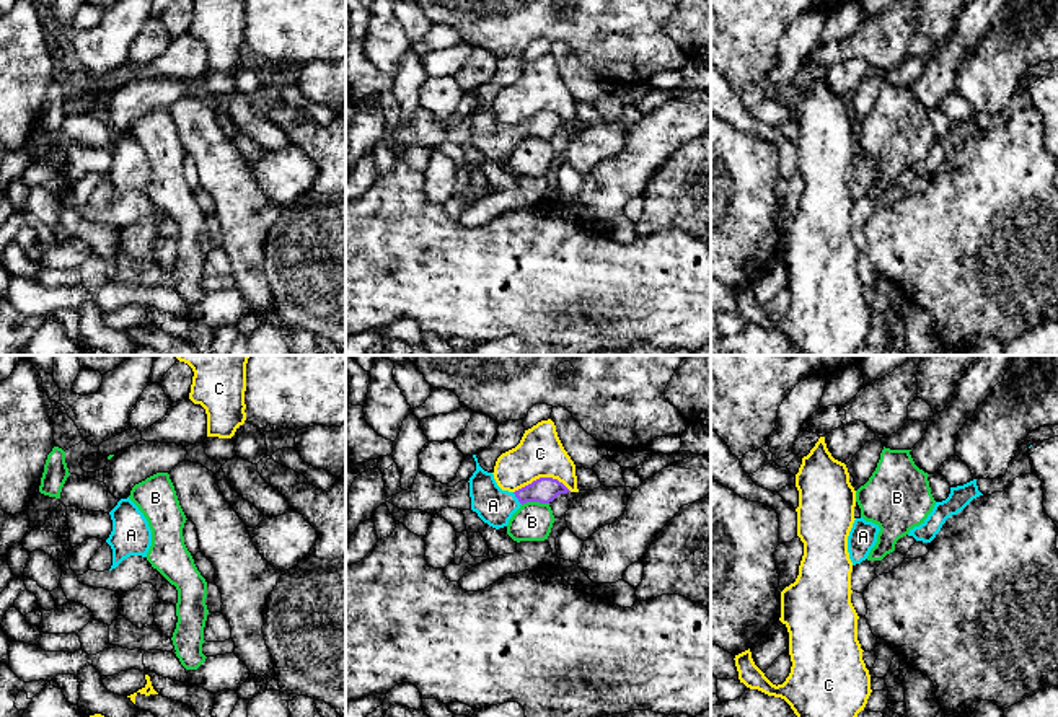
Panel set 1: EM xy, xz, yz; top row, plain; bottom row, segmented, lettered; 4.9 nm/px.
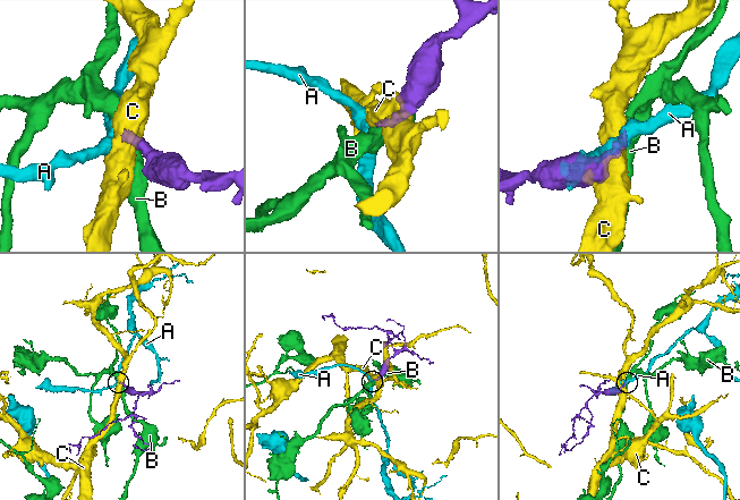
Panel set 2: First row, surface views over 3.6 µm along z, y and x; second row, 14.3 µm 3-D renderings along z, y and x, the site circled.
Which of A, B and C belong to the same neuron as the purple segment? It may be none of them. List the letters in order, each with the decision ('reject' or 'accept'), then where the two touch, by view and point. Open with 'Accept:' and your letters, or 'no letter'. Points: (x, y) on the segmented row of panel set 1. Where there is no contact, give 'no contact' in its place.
Accept: A
A: accept; meets purple in xz at (517, 497)
B: reject; meets purple in xz at (535, 501)
C: reject; meets purple in xz at (542, 478)

